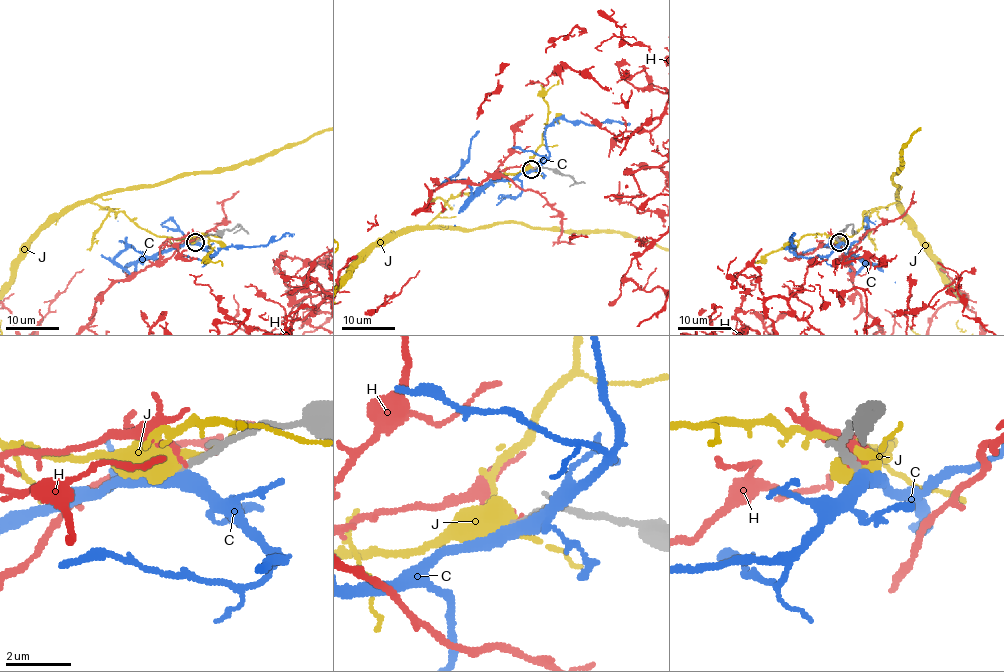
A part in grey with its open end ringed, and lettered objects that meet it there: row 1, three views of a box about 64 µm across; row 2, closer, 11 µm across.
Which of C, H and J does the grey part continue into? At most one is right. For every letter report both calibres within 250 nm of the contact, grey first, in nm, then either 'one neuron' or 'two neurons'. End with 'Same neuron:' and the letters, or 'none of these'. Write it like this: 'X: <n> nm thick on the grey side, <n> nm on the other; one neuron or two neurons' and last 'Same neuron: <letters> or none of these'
C: 240 nm thick on the grey side, 440 nm on the other; two neurons
H: 240 nm thick on the grey side, 200 nm on the other; two neurons
J: 240 nm thick on the grey side, 440 nm on the other; two neurons
Same neuron: none of these

